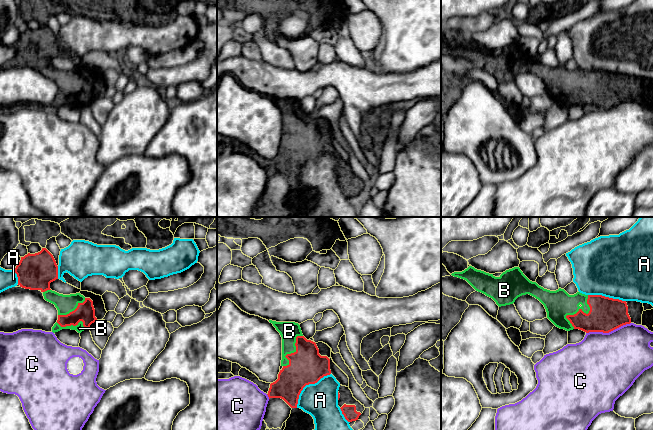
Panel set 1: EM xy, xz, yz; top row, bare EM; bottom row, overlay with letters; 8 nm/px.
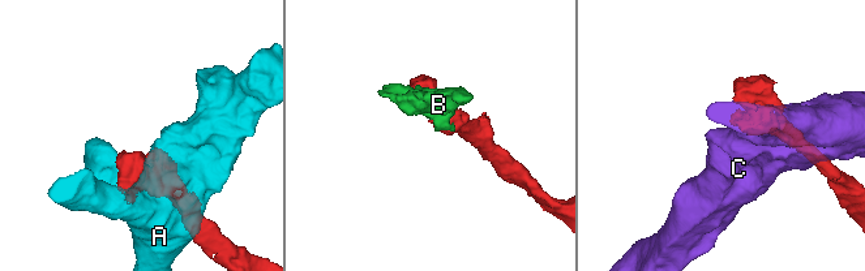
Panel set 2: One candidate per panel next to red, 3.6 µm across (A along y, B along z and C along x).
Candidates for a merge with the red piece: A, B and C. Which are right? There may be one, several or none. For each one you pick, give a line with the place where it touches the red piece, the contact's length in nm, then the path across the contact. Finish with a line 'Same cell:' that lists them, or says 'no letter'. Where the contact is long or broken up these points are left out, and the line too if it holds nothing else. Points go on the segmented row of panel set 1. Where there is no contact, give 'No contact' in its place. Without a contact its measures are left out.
B: Touches red at yz (579, 309). Shared border 300 nm
Same cell: B

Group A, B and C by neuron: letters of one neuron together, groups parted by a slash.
A / B / C

